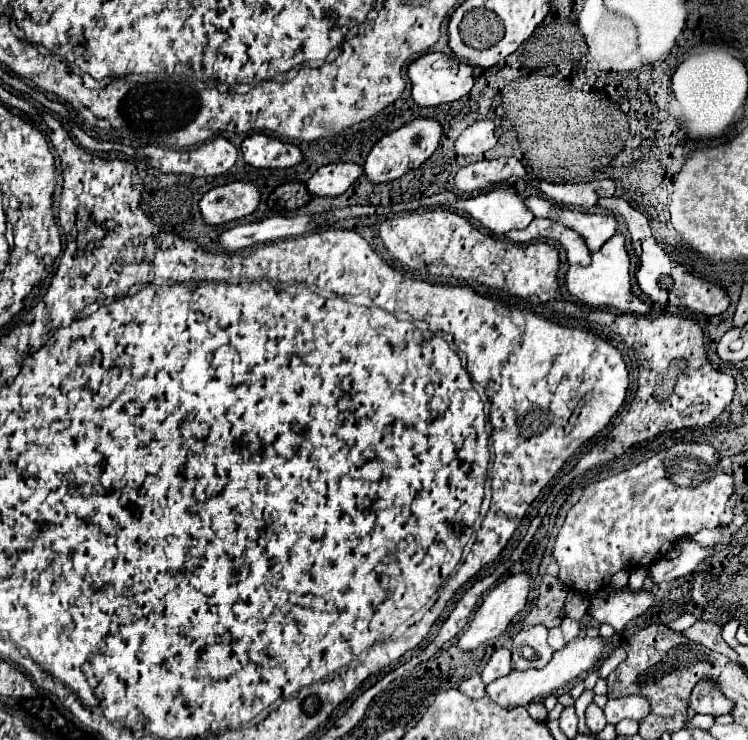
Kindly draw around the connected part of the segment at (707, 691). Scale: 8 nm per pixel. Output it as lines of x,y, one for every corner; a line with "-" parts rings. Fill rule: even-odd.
700,682
690,696
688,708
694,710
696,714
710,714
710,716
720,716
728,714
732,710
732,702
720,694
720,690
710,684
710,682

